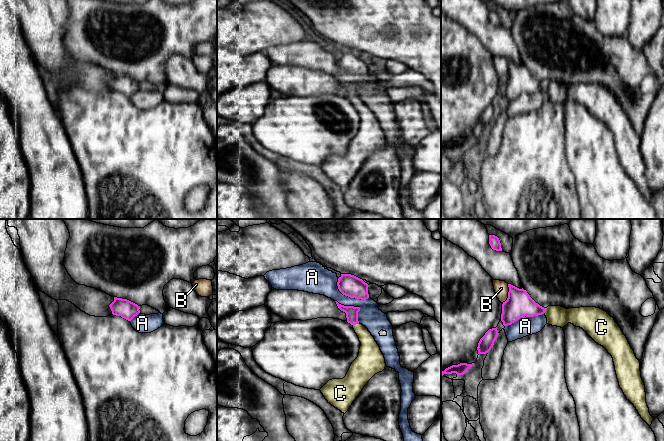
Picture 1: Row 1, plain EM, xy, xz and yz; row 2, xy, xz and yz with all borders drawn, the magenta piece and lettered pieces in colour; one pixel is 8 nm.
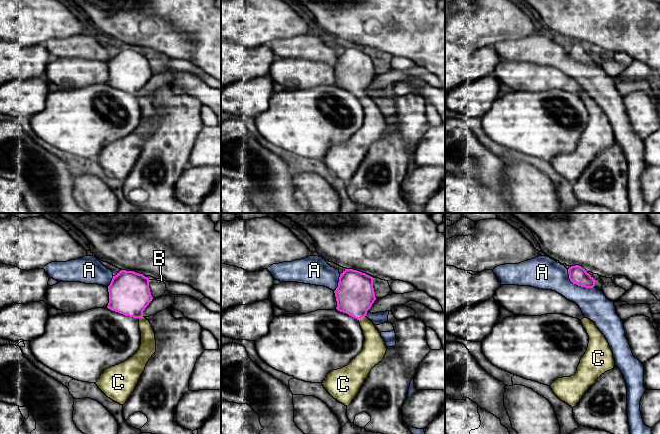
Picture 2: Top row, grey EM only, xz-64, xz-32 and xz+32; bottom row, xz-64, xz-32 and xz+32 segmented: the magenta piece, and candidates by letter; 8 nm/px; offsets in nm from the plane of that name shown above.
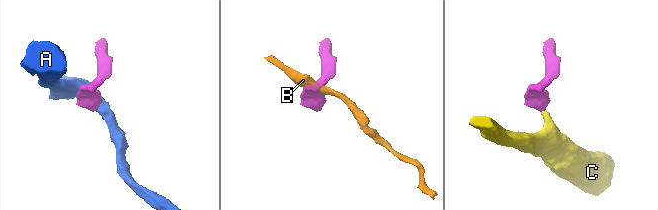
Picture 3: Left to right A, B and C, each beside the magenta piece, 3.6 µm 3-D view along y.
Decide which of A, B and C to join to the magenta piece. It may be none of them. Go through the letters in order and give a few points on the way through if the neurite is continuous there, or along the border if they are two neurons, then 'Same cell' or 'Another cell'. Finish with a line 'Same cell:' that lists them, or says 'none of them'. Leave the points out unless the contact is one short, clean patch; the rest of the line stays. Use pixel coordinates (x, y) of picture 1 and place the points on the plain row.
A: Another cell
B: Boundary: yz (508, 60), (508, 73), (502, 78). Another cell
C: Path across: xz (351, 88), (355, 100), (367, 116), (369, 127). Same cell
Same cell: C

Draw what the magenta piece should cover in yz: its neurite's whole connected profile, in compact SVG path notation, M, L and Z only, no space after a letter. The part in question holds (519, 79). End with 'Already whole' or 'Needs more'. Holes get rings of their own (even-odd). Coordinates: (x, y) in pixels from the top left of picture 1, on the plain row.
M508 60L508 74L502 80L501 97L511 101L520 94L544 90L547 100L563 104L568 99L582 104L612 132L619 162L641 194L650 202L653 193L646 179L645 161L641 154L640 137L636 134L621 104L606 87L596 83L566 85L561 82L544 84L526 66Z. Needs more

